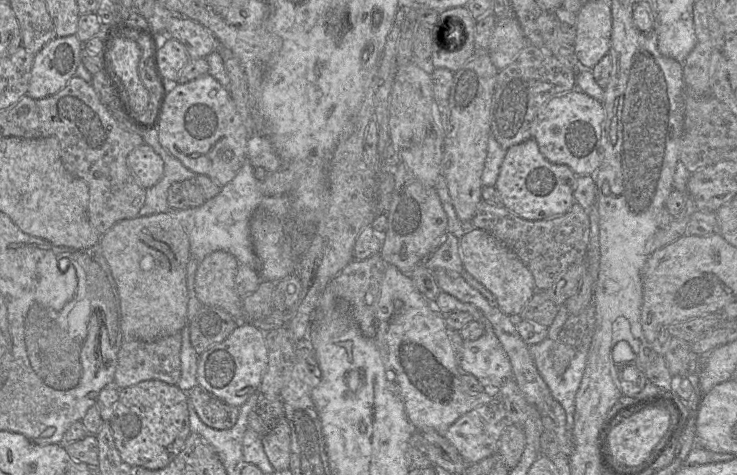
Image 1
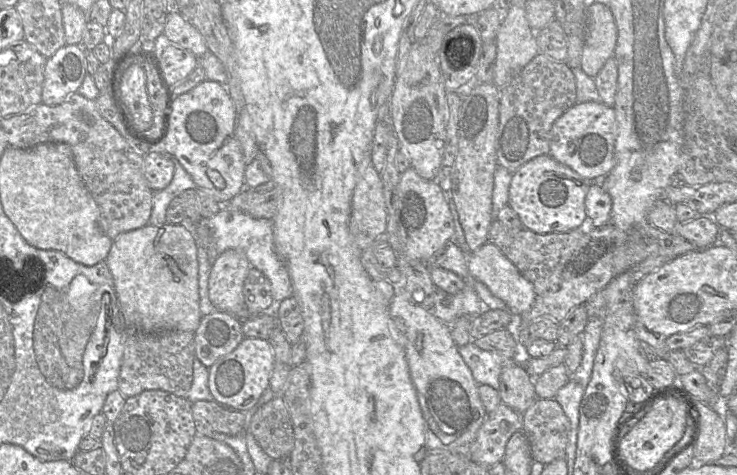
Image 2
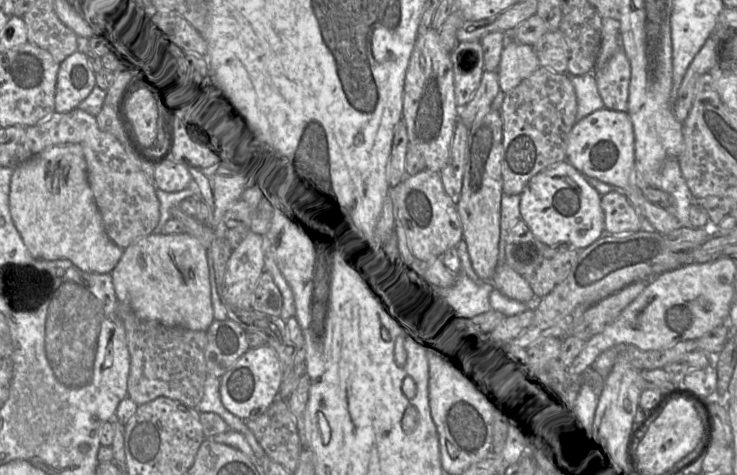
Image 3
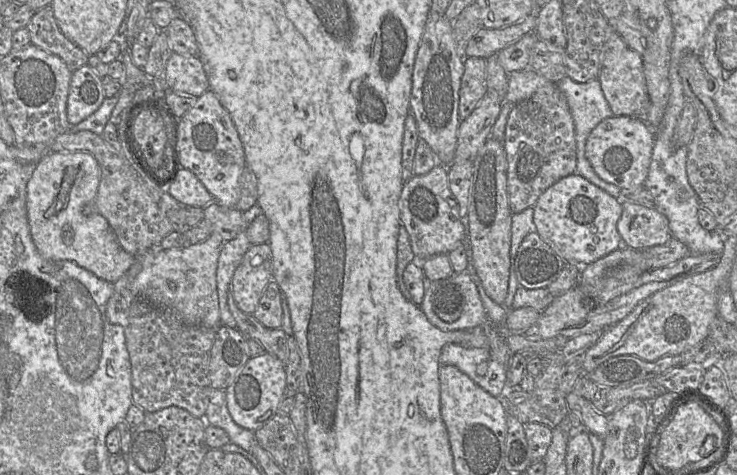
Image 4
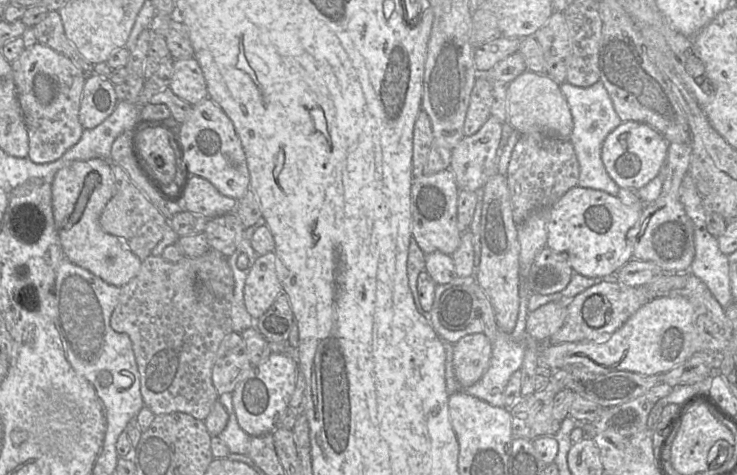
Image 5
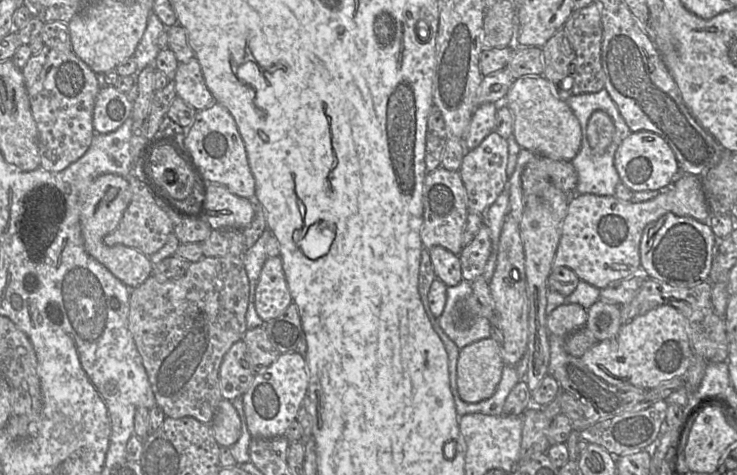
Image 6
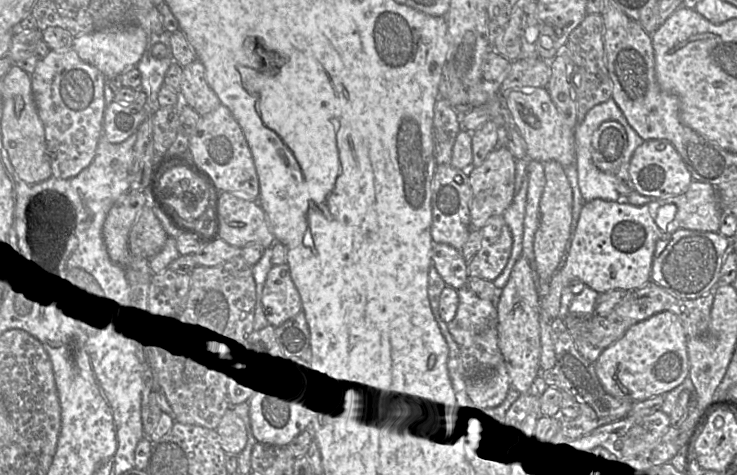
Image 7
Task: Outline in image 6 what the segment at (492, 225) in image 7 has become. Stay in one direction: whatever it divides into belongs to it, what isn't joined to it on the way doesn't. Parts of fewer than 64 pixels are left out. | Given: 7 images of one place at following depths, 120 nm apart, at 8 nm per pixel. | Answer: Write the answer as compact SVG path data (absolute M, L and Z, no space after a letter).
M482 224L474 239L464 246L459 254L462 278L472 282L478 277L482 277L492 251L490 229Z

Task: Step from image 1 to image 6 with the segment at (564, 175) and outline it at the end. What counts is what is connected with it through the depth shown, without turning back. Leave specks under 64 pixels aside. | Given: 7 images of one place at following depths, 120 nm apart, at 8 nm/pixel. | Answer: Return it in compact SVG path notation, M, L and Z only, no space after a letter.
M677 174L672 184L660 191L656 198L641 203L593 194L577 194L570 198L553 266L567 267L580 280L602 290L615 281L642 272L640 240L648 224L667 213L709 223L711 212L699 177Z

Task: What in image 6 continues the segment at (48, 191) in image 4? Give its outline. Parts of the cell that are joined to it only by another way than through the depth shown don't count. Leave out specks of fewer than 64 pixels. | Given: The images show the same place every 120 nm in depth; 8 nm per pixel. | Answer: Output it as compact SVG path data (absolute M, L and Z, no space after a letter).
M111 173L100 175L86 190L86 197L81 206L80 225L87 253L129 288L135 288L152 275L154 265L149 256L123 244L109 245L105 242L105 237L117 228L130 201L131 190L125 177Z

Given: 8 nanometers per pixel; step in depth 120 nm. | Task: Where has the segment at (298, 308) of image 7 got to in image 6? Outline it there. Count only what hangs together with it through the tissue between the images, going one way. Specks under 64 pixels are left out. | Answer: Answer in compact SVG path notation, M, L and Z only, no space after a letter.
M268 257L255 288L258 315L267 322L283 314L292 302L281 257Z

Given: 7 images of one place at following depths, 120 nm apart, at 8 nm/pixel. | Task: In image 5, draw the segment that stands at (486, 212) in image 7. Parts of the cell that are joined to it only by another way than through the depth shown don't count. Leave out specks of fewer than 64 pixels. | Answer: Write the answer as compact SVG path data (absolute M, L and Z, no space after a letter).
M491 115L476 134L464 136L452 150L449 169L454 173L459 189L479 192L487 180L498 173L501 137L502 123Z

